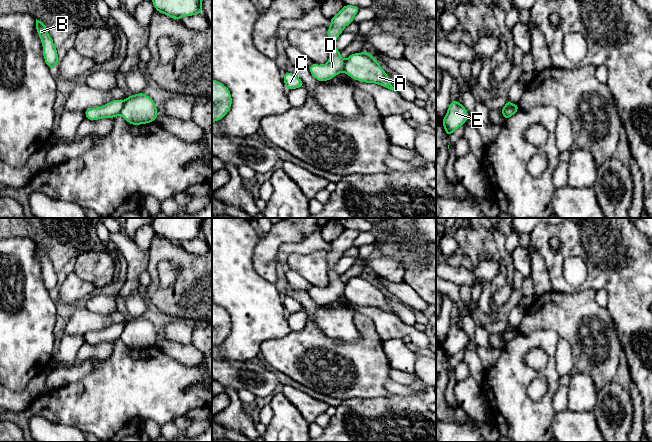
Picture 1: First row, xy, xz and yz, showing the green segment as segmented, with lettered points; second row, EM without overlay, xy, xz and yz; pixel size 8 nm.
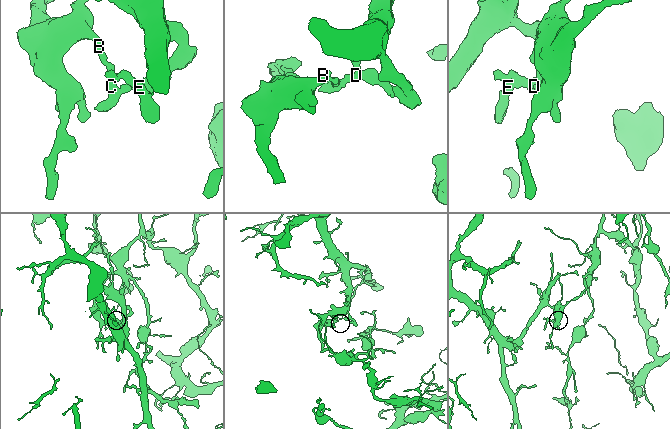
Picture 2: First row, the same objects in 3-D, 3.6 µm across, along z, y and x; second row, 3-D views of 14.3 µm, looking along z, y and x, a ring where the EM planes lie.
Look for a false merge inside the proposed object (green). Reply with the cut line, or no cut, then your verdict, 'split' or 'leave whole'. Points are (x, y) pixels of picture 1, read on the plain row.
cut xy (124, 325), (122, 334), (119, 337); split

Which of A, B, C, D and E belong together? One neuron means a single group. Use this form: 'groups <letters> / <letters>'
groups A / B C D E

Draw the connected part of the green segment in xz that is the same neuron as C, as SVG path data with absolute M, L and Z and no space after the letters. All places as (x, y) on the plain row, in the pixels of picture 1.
M290 296L283 299L283 305L287 314L304 311L303 305Z

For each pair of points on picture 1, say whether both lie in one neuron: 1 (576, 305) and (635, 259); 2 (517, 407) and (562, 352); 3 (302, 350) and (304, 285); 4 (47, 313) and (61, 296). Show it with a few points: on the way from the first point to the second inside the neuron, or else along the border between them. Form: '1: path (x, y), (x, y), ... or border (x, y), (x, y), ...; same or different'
1: border (583, 289), (560, 293); different
2: border (560, 338), (555, 358), (555, 367), (559, 375); different
3: border (288, 284), (294, 289), (306, 290), (308, 292); different
4: border (52, 294), (56, 301); different

